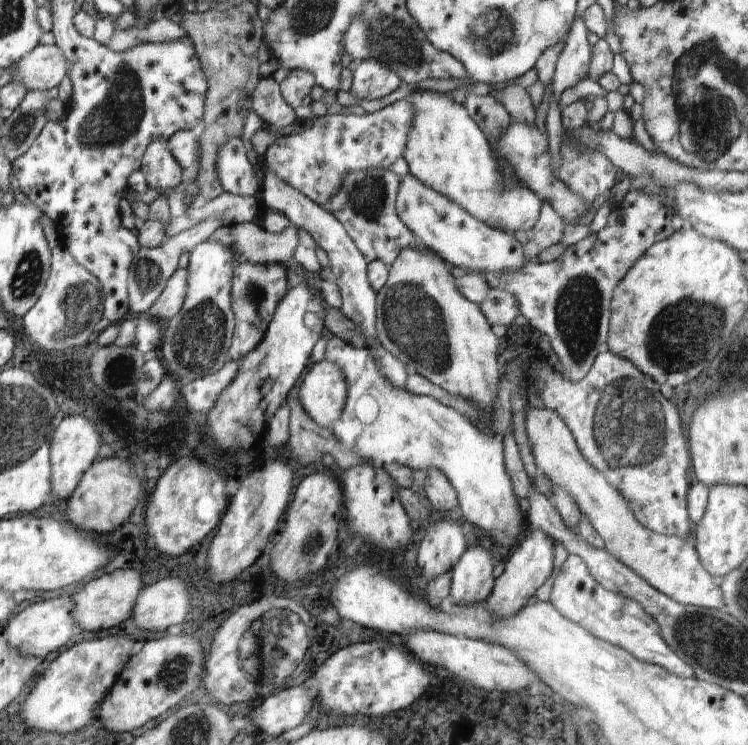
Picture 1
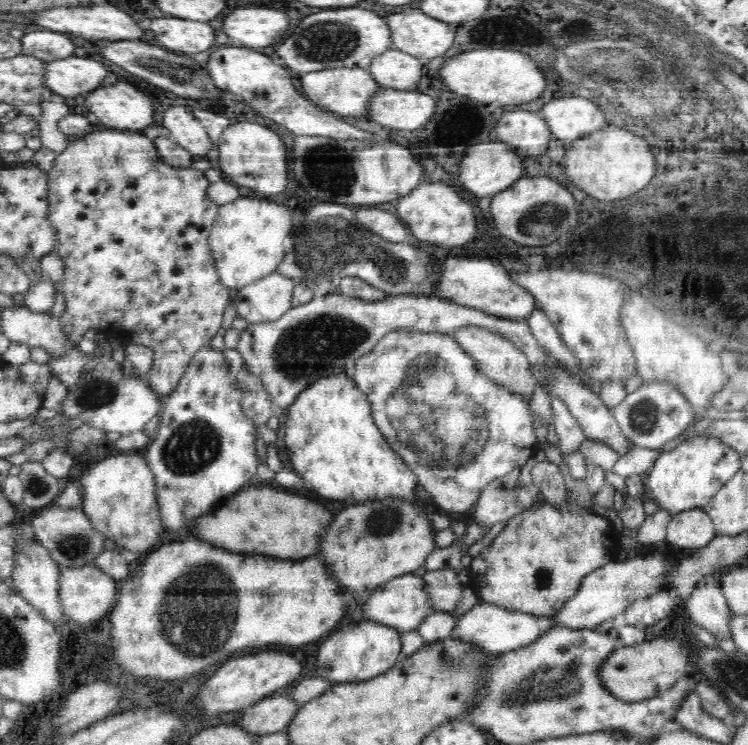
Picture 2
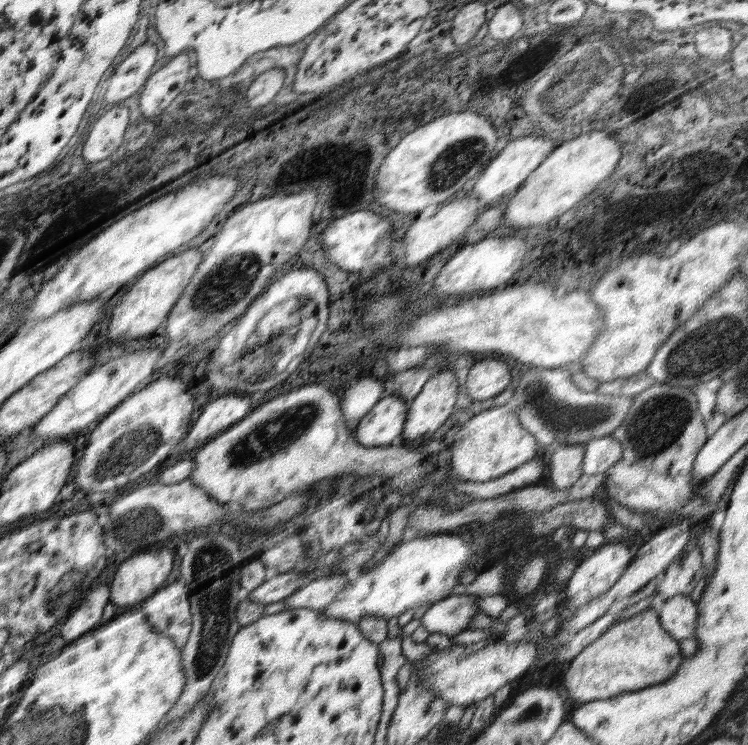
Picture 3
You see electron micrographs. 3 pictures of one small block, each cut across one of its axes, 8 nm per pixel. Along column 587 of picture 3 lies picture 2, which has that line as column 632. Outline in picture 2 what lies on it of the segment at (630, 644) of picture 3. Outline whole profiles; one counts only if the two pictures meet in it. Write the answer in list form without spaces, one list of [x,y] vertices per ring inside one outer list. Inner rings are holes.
[[[659,636],[644,640],[638,646],[620,646],[612,652],[598,668],[600,681],[618,699],[628,702],[640,702],[660,692],[666,692],[676,680],[683,676],[692,676],[694,670],[690,664],[688,645],[678,638]]]

